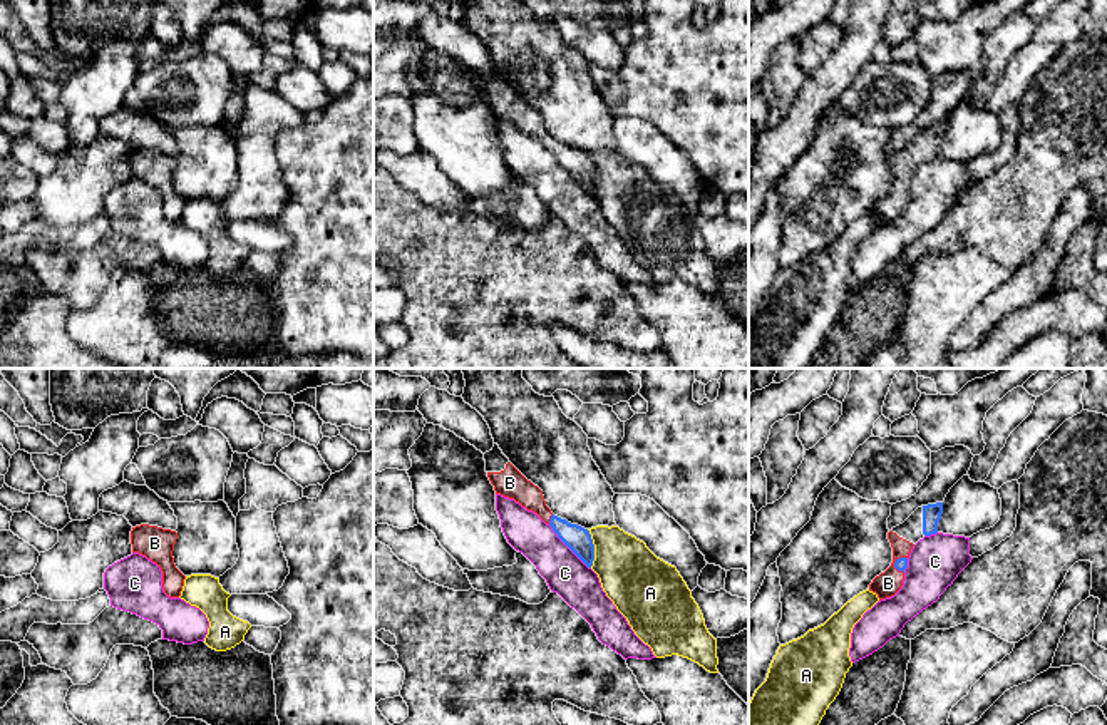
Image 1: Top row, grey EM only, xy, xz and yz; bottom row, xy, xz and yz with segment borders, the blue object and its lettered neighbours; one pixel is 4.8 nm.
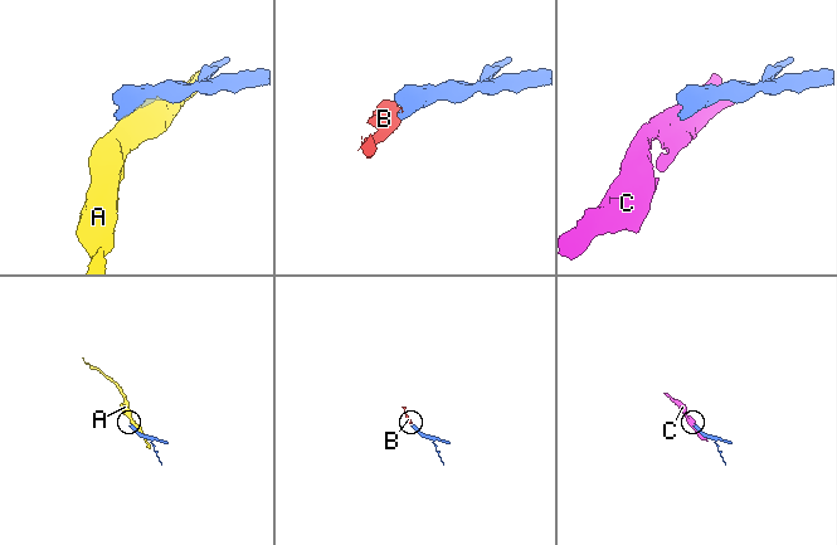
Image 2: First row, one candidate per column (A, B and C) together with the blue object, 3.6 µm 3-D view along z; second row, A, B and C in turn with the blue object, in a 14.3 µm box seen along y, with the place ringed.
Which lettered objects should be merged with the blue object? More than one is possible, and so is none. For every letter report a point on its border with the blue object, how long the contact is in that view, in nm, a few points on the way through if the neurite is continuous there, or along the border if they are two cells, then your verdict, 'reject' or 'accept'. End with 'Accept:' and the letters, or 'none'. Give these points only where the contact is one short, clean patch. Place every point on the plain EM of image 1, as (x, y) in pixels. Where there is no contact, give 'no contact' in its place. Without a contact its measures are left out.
A: xz (593, 173) | 190 nm | reject
B: xz (550, 144) | 50 nm | across xz (578, 164), (550, 144), (513, 109) | accept
C: xz (568, 171) | 300 nm | reject
Accept: B

